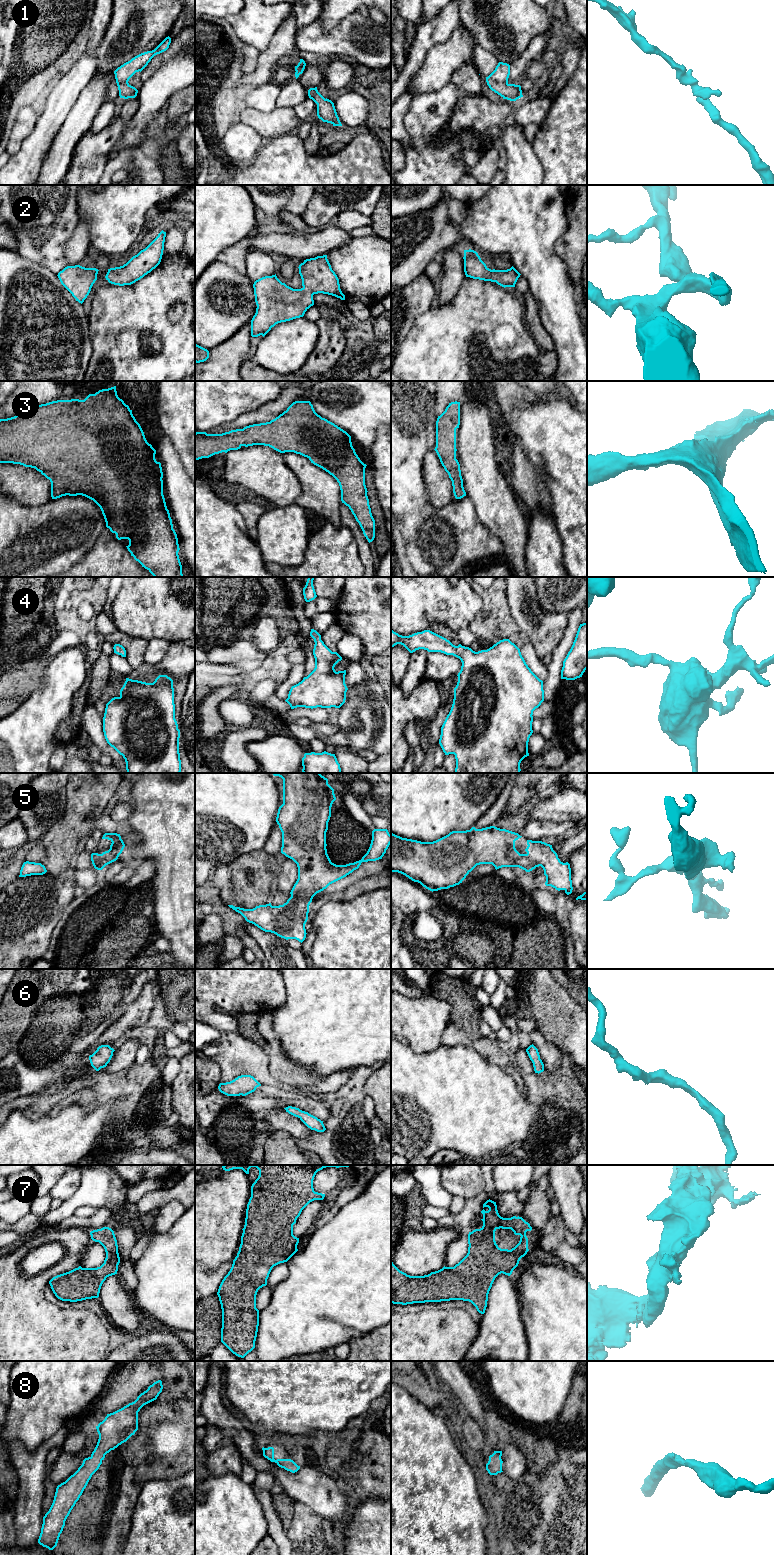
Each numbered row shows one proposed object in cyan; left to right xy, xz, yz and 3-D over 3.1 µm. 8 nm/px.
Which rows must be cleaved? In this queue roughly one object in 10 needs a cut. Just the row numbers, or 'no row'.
no row

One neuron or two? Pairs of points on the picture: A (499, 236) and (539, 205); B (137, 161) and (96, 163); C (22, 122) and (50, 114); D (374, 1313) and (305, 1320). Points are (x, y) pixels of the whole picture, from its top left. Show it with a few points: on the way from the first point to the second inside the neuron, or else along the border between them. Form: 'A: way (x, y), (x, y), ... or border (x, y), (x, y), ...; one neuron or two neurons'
A: way (509, 226), (529, 207); one neuron
B: border (110, 159), (101, 174); two neurons
C: border (38, 118), (34, 129), (24, 138); two neurons
D: way (357, 1312), (322, 1312); one neuron

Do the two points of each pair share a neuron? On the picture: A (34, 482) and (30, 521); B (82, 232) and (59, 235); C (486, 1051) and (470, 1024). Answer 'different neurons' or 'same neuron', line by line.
A: different neurons
B: different neurons
C: different neurons

